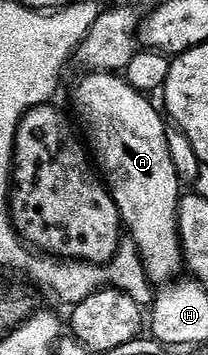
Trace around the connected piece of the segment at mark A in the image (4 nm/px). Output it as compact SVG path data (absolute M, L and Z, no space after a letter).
M92 72L83 77L74 88L73 115L76 120L78 115L80 128L82 123L89 151L110 189L110 197L116 202L129 239L142 256L151 284L165 285L184 268L178 237L180 181L168 154L167 121L159 109L159 113L154 109L150 101L153 99L137 92L121 75Z

